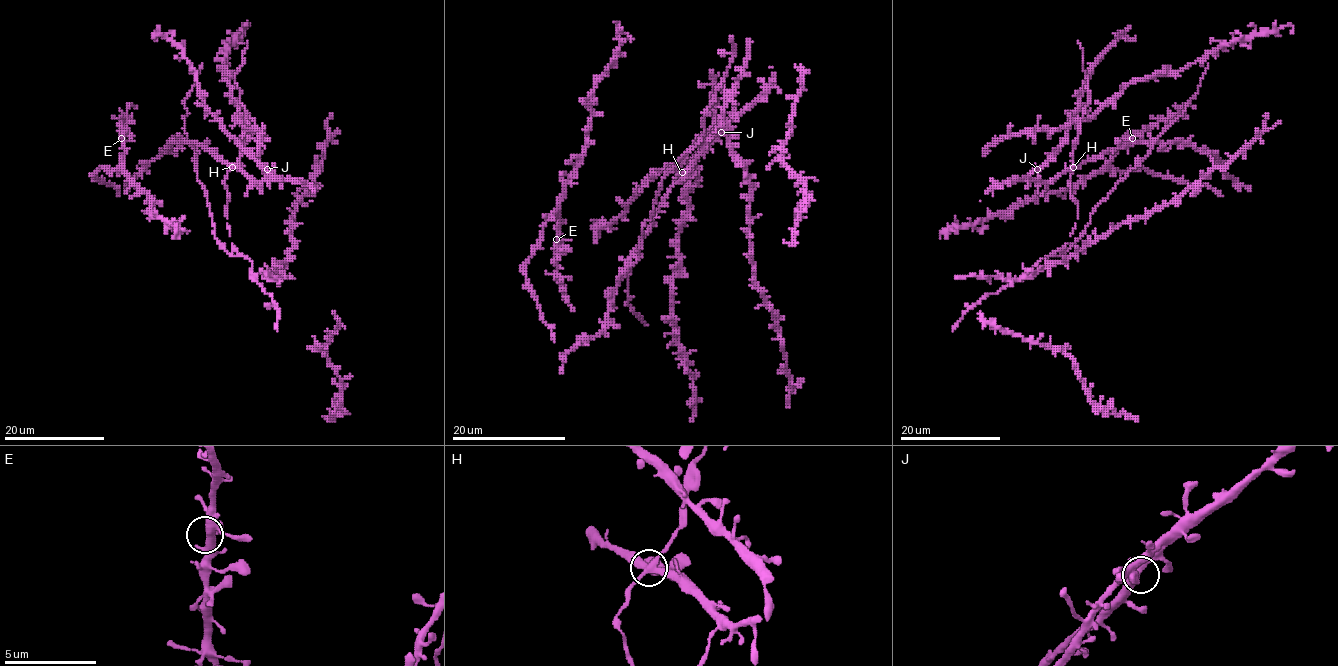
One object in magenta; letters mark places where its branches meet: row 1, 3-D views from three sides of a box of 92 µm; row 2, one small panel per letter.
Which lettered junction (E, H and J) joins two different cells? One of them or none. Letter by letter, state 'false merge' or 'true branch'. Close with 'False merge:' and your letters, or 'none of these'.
E: true branch
H: true branch
J: true branch
False merge: none of these

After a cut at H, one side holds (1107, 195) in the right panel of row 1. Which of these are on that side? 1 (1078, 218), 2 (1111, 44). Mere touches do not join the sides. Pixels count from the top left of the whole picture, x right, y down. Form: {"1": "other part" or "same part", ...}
{"1": "other part", "2": "same part"}

